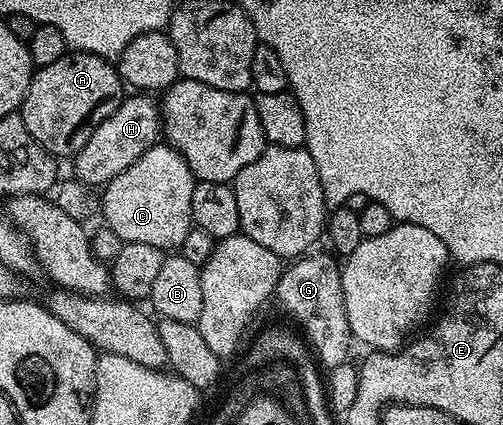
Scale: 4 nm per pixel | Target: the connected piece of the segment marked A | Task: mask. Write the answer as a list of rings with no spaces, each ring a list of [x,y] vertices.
[[[69,50],[51,65],[33,70],[18,114],[26,129],[30,129],[30,137],[34,137],[42,149],[57,157],[75,157],[82,145],[90,141],[94,129],[98,129],[125,98],[126,84],[109,60],[94,53]]]

